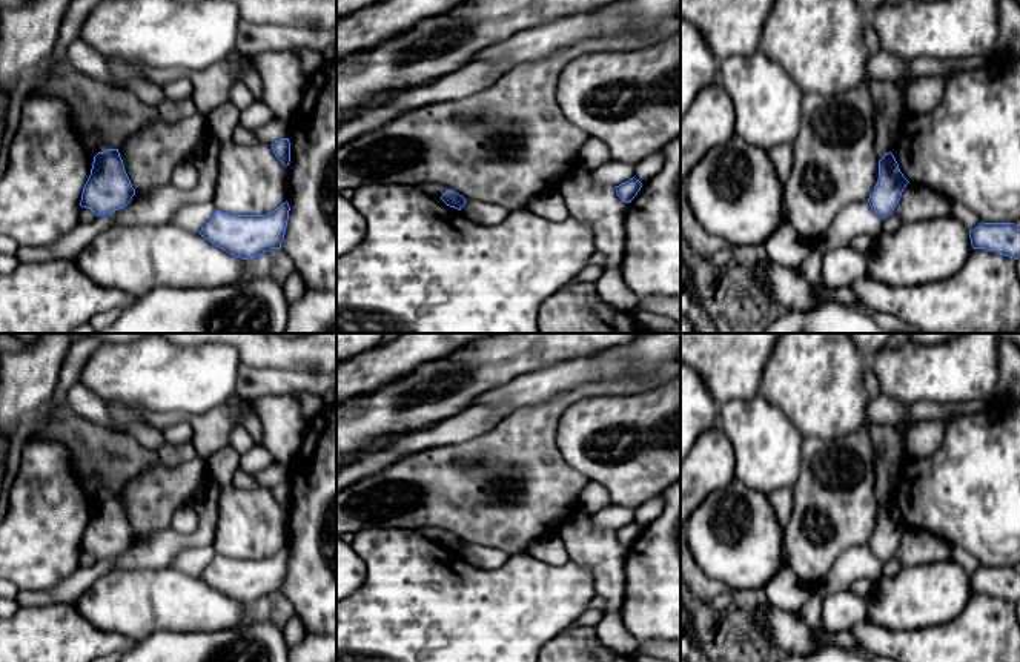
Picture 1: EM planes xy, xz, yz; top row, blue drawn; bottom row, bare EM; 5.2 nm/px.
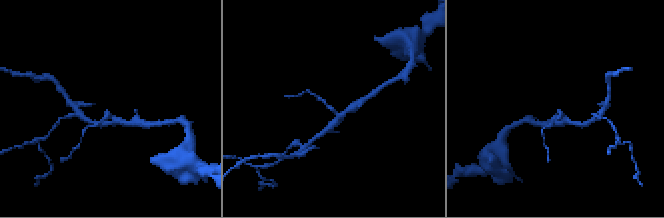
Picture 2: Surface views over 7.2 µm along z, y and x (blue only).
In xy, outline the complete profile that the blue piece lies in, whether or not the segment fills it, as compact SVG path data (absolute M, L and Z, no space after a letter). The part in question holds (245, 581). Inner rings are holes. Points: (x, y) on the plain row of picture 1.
M287 545L266 559L230 559L215 554L198 578L229 599L255 602L270 593L281 593L289 554Z

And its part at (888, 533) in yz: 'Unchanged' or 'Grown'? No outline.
Unchanged

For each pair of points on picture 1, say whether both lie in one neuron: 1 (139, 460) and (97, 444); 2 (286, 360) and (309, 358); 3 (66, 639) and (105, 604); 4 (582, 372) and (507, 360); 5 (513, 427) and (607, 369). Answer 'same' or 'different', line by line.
1: same
2: same
3: different
4: different
5: different

